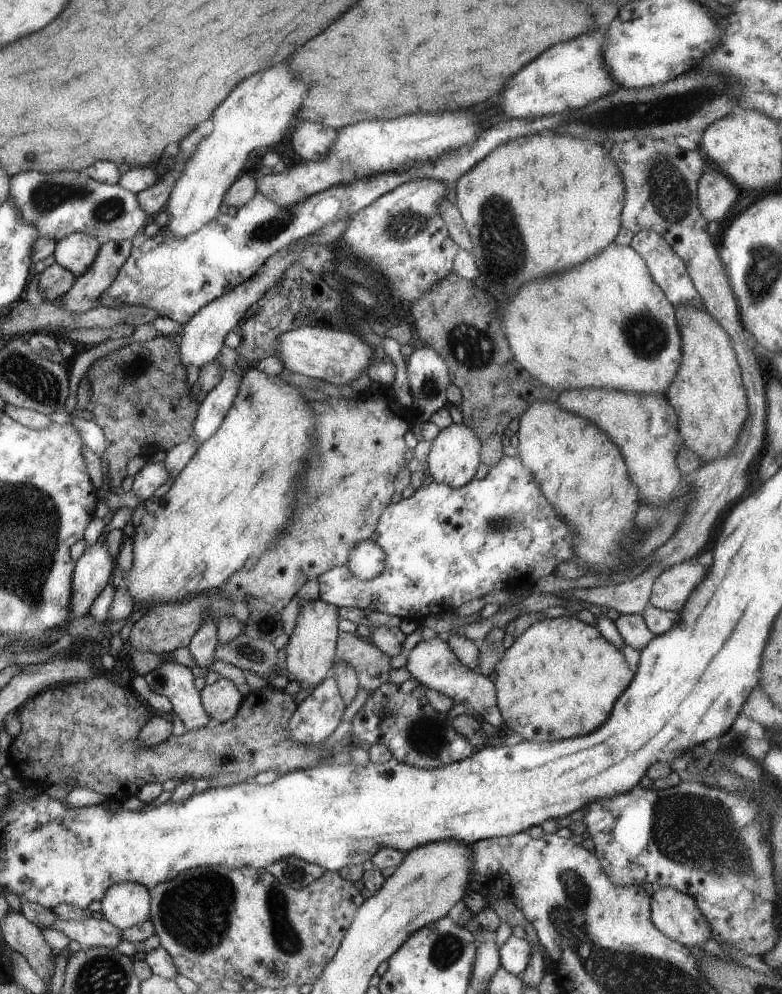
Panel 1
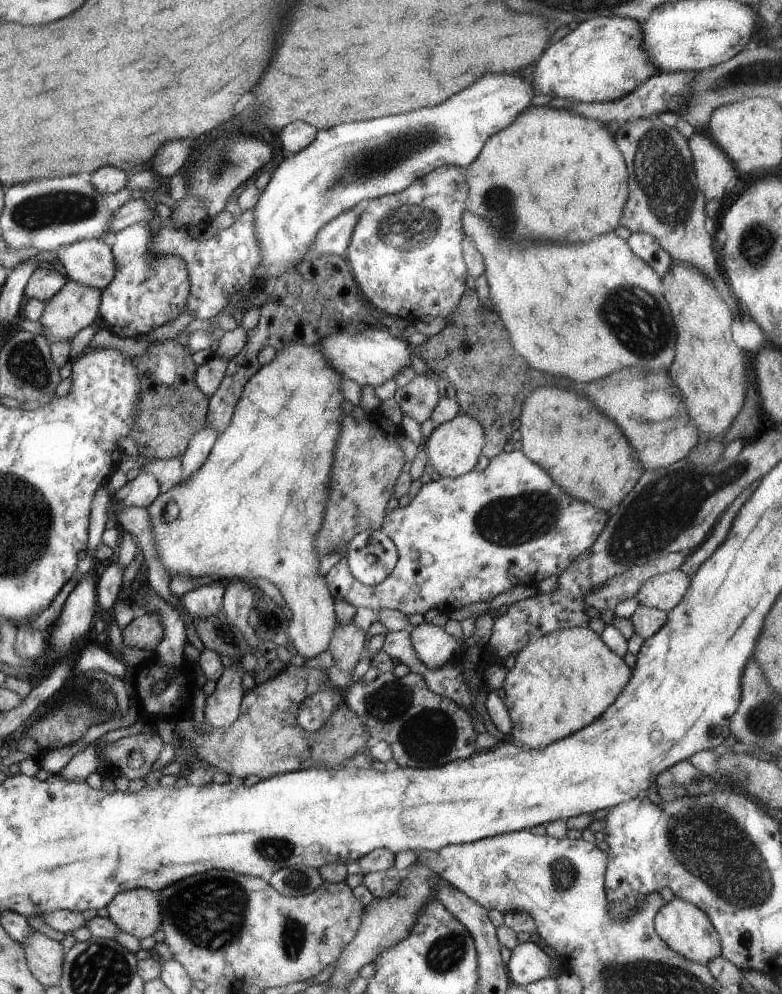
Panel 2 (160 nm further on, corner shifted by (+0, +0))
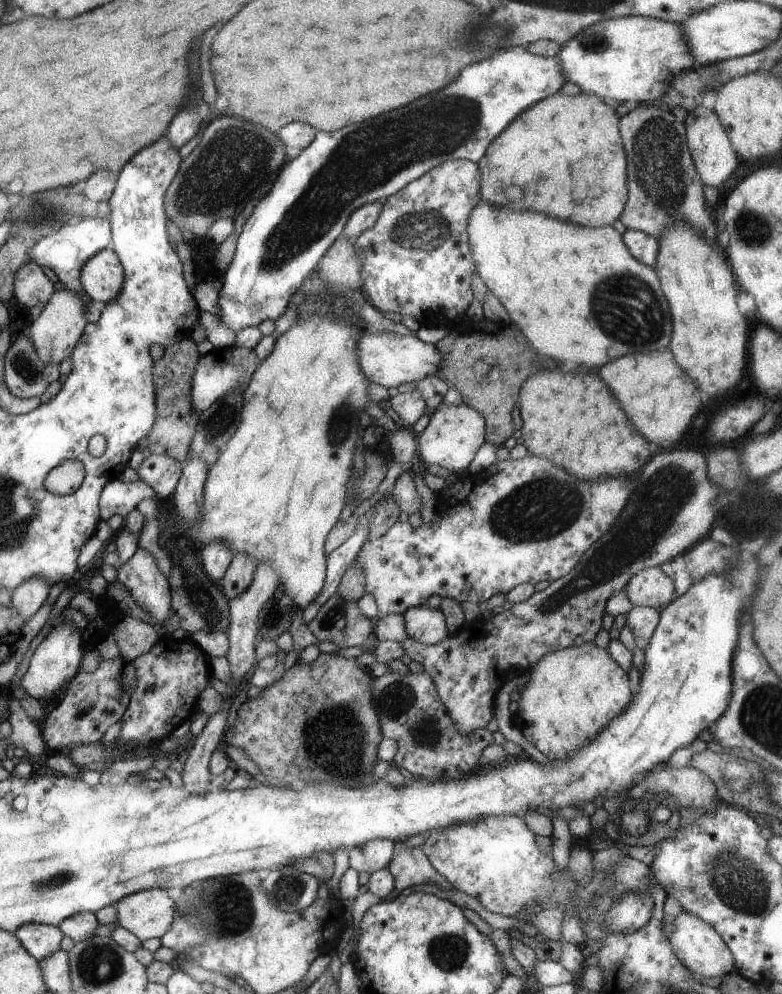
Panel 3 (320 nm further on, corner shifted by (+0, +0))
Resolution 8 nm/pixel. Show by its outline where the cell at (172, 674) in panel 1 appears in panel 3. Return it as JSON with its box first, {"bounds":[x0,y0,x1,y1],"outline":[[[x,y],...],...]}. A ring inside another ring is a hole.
{"bounds":[115,547,172,624],"outline":[[[137,547],[137,551],[115,569],[117,579],[151,619],[162,624],[172,617],[172,587],[151,552]]]}

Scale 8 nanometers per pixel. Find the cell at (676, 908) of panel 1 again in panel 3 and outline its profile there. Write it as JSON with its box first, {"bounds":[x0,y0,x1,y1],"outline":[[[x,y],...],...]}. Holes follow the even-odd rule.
{"bounds":[666,912,735,978],"outline":[[[683,912],[674,920],[674,932],[666,937],[680,962],[698,976],[722,978],[735,969],[735,958],[714,927],[701,918]]]}

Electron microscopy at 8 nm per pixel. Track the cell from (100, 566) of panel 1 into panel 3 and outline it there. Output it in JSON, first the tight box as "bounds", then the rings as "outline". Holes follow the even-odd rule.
{"bounds":[22,623,85,706],"outline":[[[71,623],[62,624],[50,631],[37,646],[30,660],[29,668],[22,678],[22,688],[27,694],[39,700],[40,703],[54,699],[50,706],[56,705],[60,700],[60,696],[57,696],[56,693],[65,687],[67,689],[69,682],[74,680],[80,672],[82,658],[85,654],[82,642],[81,632]]]}

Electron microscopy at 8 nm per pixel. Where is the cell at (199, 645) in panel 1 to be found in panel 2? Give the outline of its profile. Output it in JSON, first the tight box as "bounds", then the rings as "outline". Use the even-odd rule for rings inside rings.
{"bounds":[181,580,225,619],"outline":[[[222,580],[214,581],[195,588],[181,596],[184,608],[196,619],[203,619],[212,616],[222,609],[225,582]]]}

